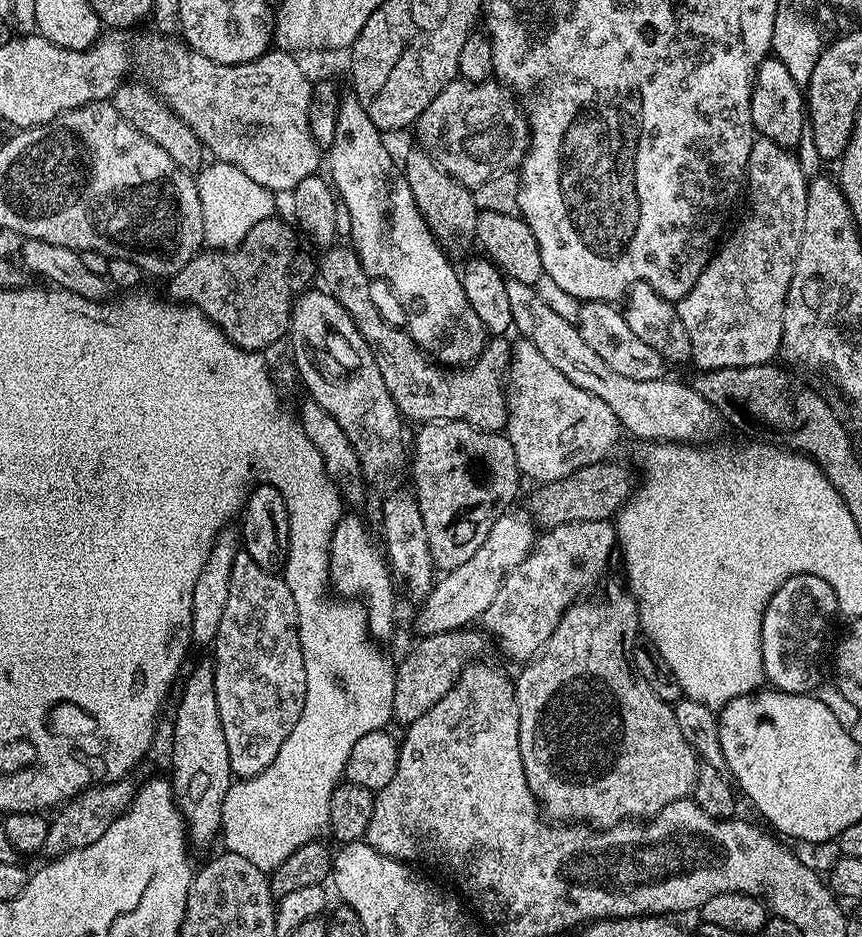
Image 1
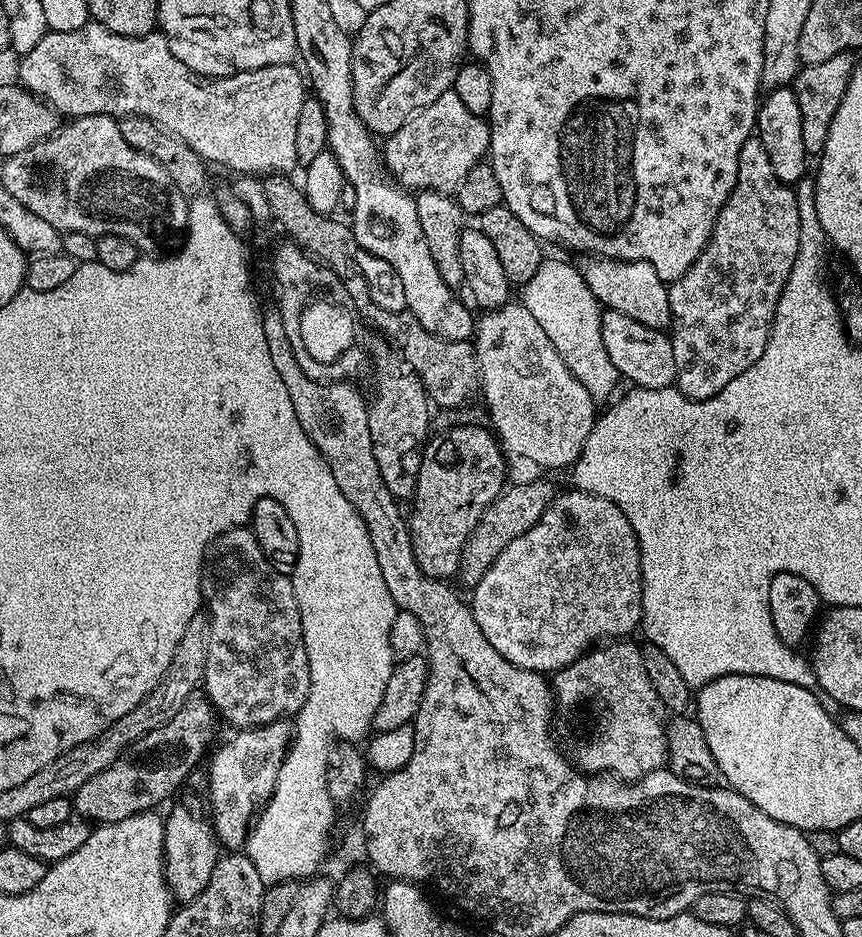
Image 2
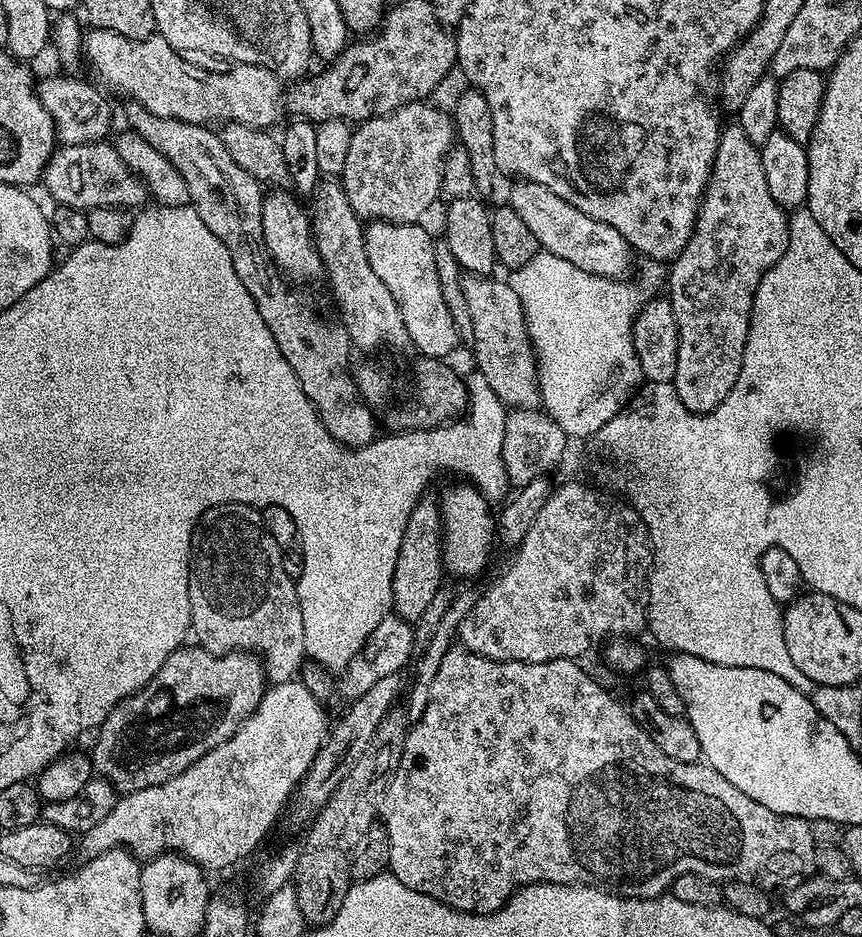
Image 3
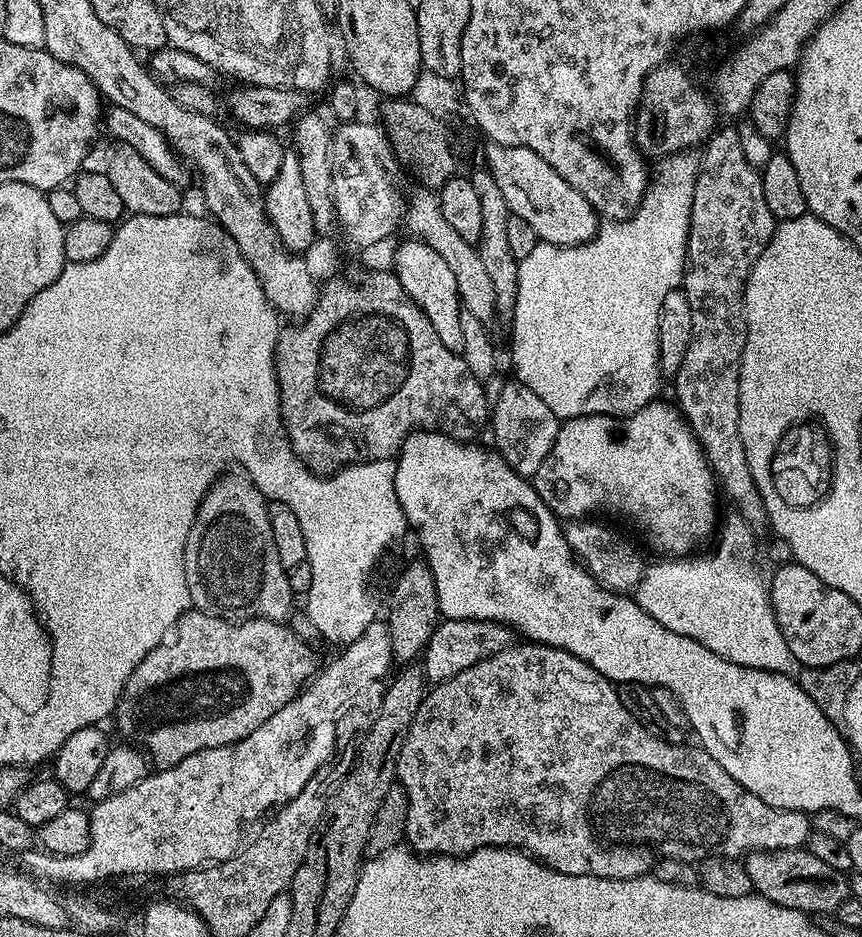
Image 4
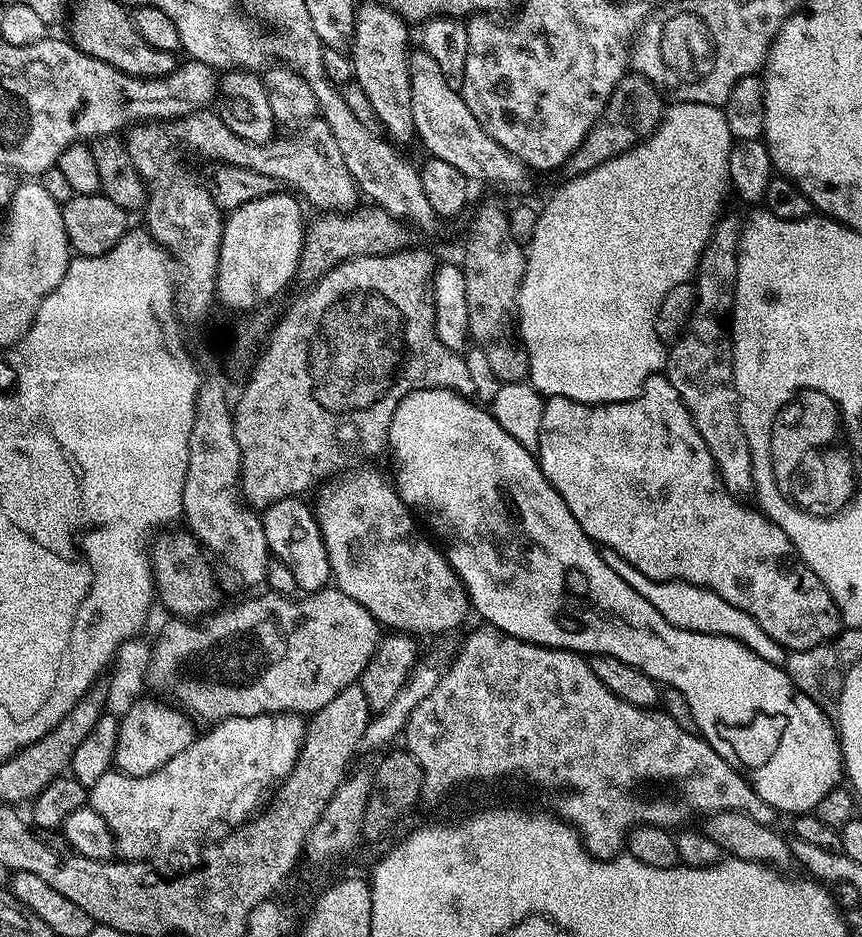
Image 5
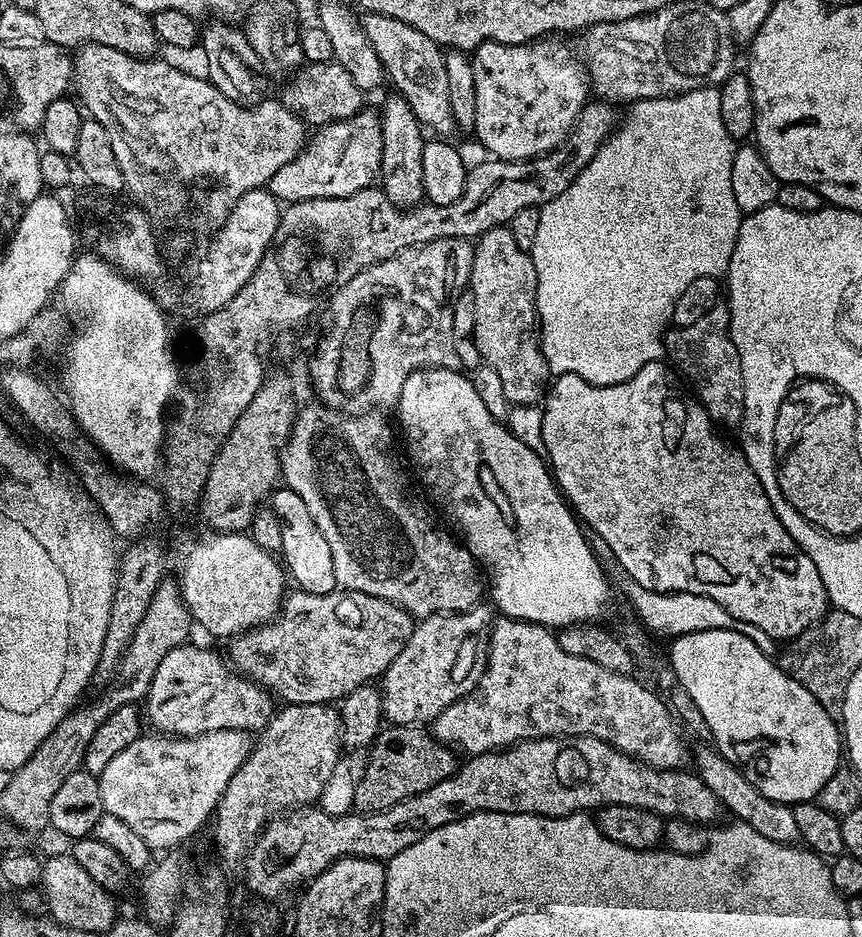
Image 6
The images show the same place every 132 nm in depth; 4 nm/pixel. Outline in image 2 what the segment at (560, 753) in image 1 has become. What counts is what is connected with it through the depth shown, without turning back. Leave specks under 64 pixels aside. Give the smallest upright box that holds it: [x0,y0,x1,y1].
[554,638,668,782]

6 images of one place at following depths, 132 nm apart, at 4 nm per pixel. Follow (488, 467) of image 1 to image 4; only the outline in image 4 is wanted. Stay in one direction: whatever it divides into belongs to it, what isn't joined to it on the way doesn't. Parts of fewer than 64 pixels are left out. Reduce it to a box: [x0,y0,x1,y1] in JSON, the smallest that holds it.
[386,559,442,665]

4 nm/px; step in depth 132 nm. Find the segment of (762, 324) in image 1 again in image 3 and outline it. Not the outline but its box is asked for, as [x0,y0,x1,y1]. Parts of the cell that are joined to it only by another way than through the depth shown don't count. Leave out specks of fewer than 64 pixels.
[666,122,789,412]

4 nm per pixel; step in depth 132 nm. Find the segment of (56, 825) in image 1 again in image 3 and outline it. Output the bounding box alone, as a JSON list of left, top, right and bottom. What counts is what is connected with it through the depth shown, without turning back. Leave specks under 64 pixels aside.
[90,646,266,794]

